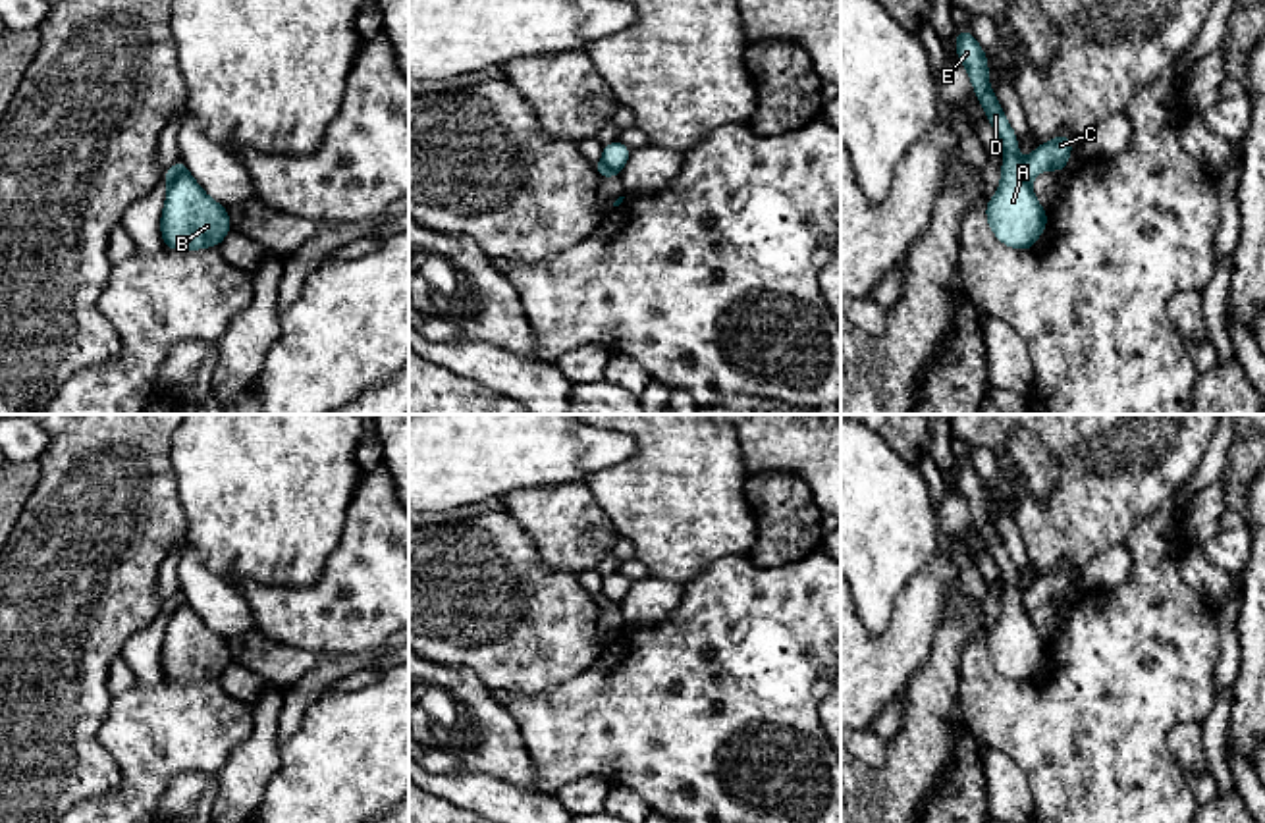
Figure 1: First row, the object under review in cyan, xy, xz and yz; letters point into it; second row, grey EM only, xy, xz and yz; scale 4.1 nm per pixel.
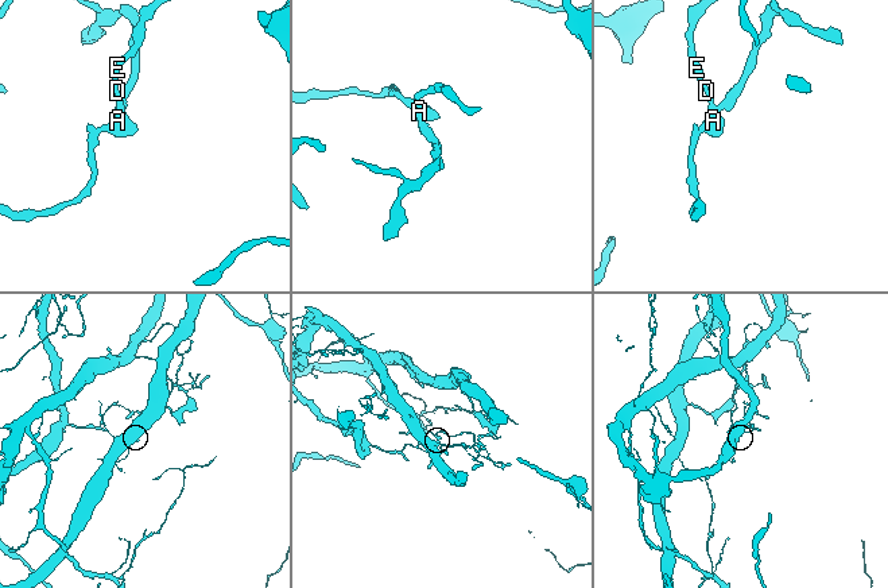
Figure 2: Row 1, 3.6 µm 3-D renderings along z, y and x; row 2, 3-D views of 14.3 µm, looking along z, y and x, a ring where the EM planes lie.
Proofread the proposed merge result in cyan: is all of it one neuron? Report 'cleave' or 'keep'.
cleave

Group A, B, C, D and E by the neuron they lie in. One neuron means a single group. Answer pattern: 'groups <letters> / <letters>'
groups A B D E / C

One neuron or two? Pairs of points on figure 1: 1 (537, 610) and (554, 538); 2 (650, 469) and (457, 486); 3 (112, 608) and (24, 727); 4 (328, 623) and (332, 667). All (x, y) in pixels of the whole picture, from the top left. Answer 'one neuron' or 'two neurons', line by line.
1: two neurons
2: two neurons
3: one neuron
4: two neurons

